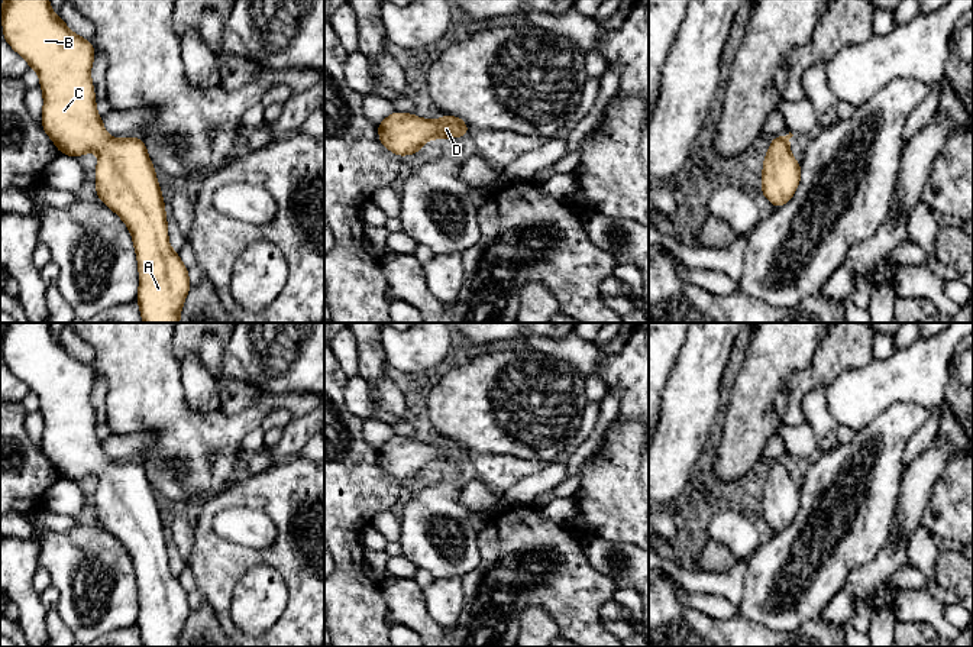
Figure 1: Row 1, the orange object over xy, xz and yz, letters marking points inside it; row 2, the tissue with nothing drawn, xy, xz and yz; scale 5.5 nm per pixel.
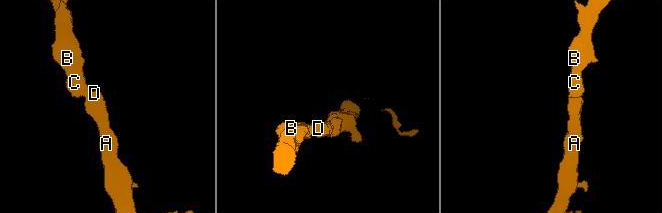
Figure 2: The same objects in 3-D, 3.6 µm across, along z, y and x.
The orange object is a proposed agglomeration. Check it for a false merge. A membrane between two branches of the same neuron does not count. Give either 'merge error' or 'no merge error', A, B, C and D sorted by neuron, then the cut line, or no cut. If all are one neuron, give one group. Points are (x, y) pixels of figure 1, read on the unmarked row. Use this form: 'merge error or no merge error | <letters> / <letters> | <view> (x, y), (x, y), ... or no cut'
no merge error | A B C D | no cut

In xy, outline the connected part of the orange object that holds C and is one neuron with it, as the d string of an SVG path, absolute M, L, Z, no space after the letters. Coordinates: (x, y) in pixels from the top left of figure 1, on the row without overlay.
M6 323L0 330L4 365L28 385L41 402L39 410L43 415L42 452L52 463L61 478L80 481L87 476L98 478L96 491L96 515L101 527L107 528L127 550L133 562L139 589L139 618L138 628L143 647L180 647L180 637L191 609L188 593L178 582L178 578L168 567L168 550L165 527L155 499L145 466L140 462L113 463L103 452L103 443L96 434L94 411L90 394L96 375L90 365L71 356L61 340L56 340L48 323Z

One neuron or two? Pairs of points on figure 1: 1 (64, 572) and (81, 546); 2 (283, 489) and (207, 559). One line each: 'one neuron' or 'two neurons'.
1: one neuron
2: one neuron

